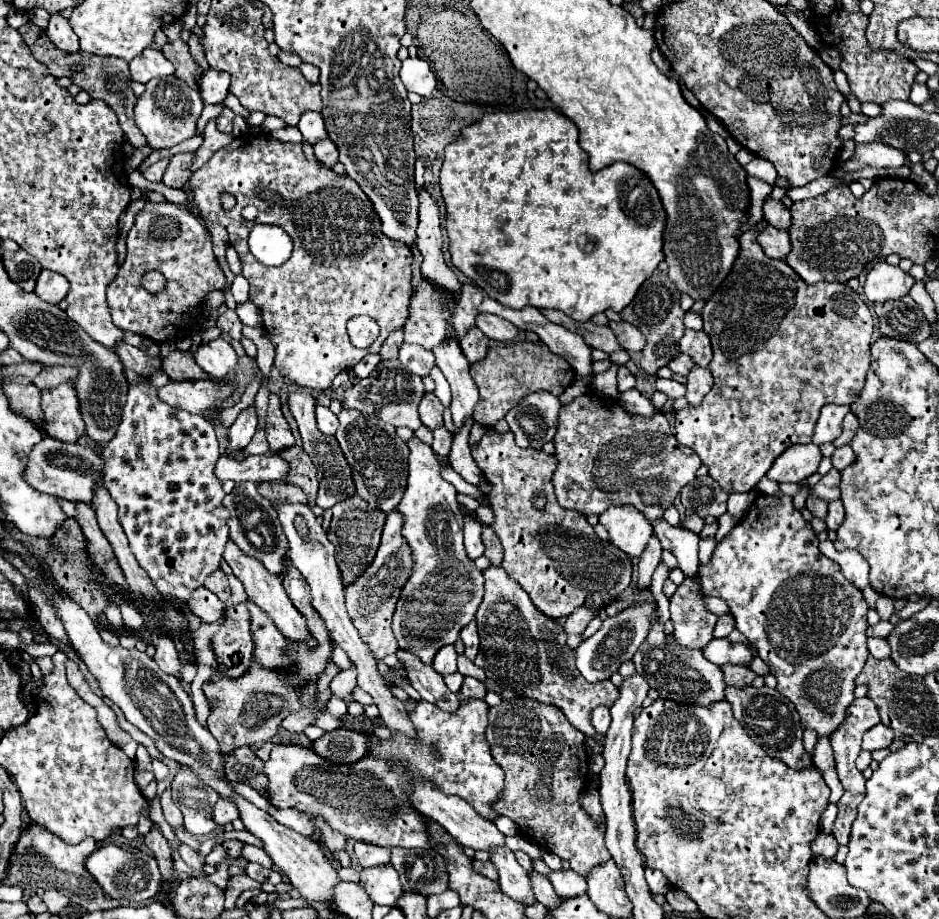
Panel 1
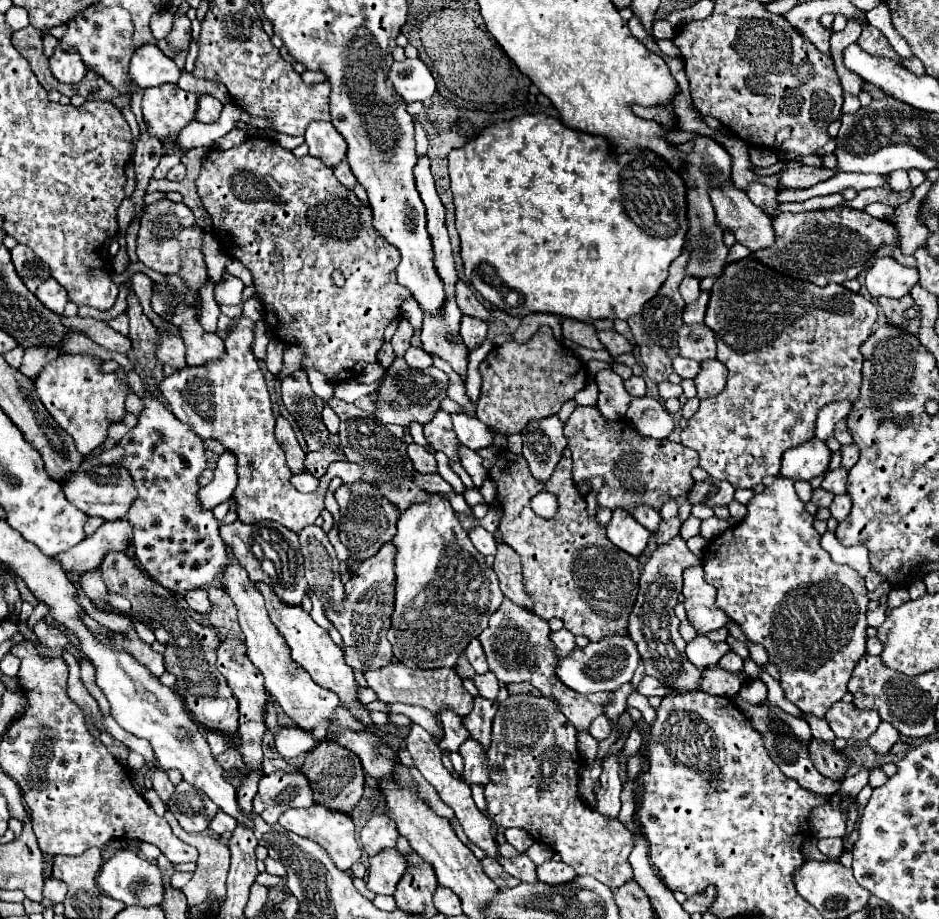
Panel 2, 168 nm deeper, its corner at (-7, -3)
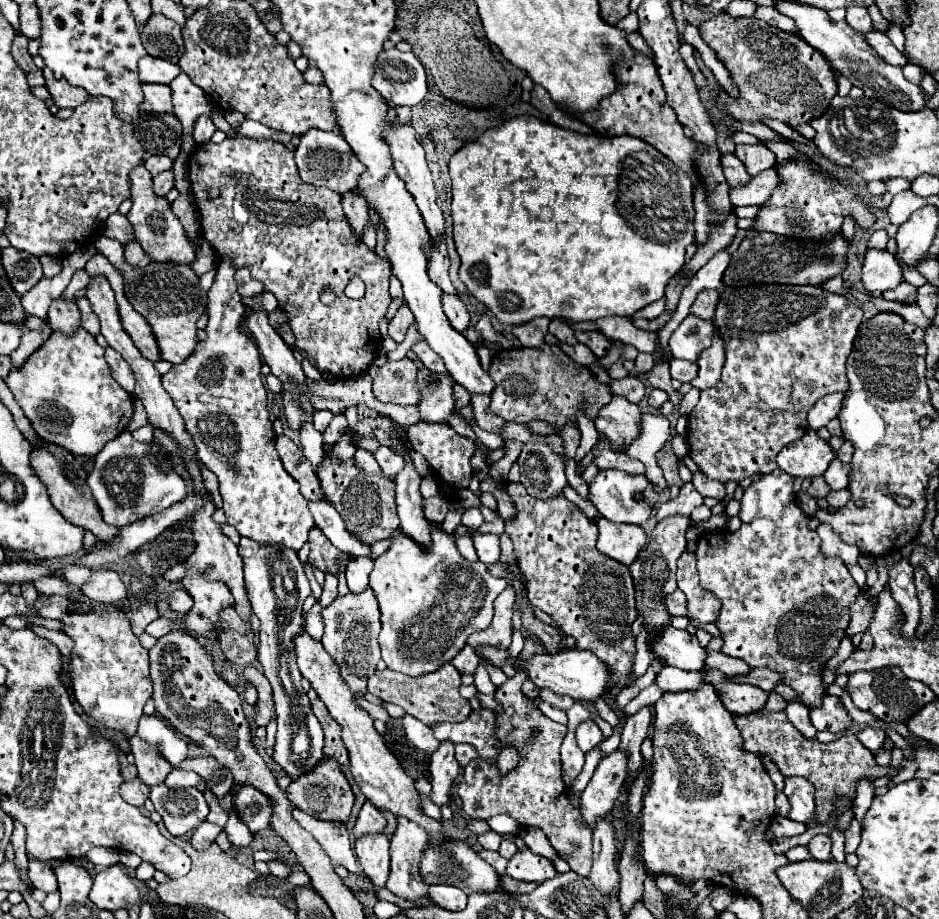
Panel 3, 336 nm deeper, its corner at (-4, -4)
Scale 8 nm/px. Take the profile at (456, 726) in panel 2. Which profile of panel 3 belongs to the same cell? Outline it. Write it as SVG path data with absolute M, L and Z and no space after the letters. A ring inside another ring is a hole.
M442 741L438 751L432 753L430 761L430 801L436 807L450 805L450 793L456 783L456 777L460 773L458 761L454 759L454 745L450 741Z

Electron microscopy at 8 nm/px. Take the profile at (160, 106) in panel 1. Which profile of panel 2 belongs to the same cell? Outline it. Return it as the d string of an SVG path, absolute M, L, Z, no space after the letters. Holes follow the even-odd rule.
M161 84L147 88L143 96L143 116L149 126L149 134L157 140L179 134L199 108L199 96L179 88L177 84Z

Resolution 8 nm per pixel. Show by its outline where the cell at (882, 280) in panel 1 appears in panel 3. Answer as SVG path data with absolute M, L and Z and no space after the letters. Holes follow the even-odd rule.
M868 249L862 265L862 285L868 293L894 289L902 279L902 269L898 267L894 255L886 249Z

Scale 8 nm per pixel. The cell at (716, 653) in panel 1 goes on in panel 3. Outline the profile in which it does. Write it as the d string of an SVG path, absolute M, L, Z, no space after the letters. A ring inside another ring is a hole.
M668 625L662 627L658 635L650 635L646 645L664 665L672 665L682 671L700 671L704 667L706 649L702 649L698 639L688 631L678 631Z

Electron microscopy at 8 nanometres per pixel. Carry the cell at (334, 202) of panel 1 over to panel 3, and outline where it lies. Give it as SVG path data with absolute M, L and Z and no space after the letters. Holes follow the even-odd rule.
M238 133L226 137L222 143L208 141L196 145L188 157L188 181L200 213L202 235L212 243L220 257L234 259L238 267L250 267L252 277L262 281L264 289L278 299L280 309L288 313L288 321L296 337L296 349L308 357L316 369L338 375L340 379L366 373L380 343L378 321L386 315L392 299L388 293L388 279L392 271L388 261L380 259L364 243L356 241L348 221L344 219L340 195L326 187L302 183L296 171L294 153L282 143L272 139L252 139ZM210 187L220 189L220 197L214 201L206 197L206 189ZM352 277L360 277L366 285L366 295L358 301L344 295ZM326 287L336 293L336 299L330 305L320 301L320 293Z

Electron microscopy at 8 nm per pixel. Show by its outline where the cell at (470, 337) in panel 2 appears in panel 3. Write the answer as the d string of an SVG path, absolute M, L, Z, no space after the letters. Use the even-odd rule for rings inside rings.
M442 295L442 307L444 307L444 313L446 313L450 325L456 331L462 333L470 325L470 315L466 311L466 305L460 301L458 295Z

